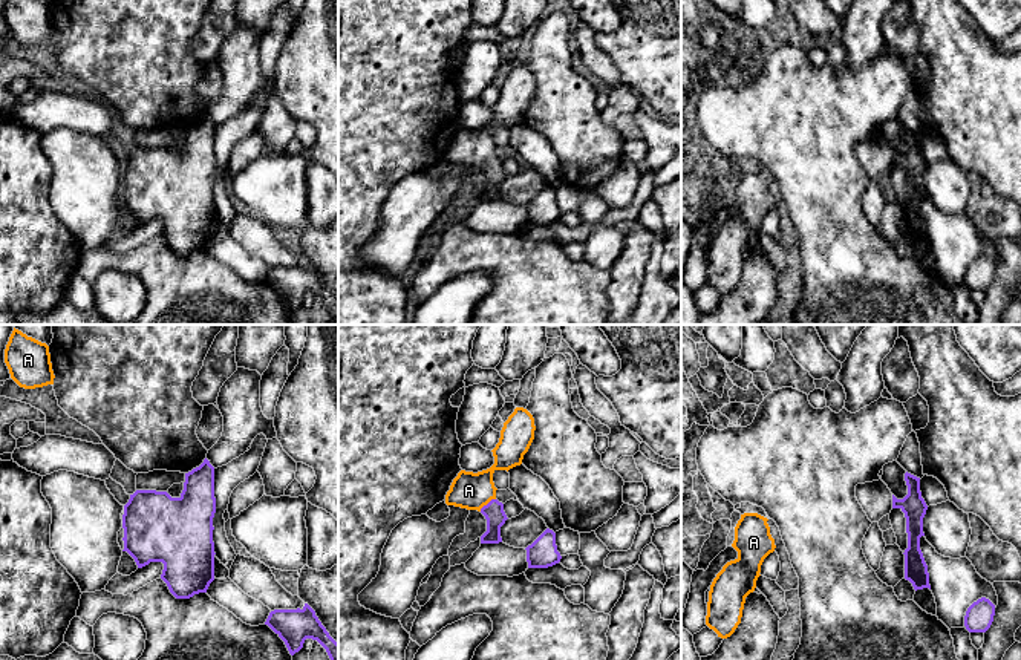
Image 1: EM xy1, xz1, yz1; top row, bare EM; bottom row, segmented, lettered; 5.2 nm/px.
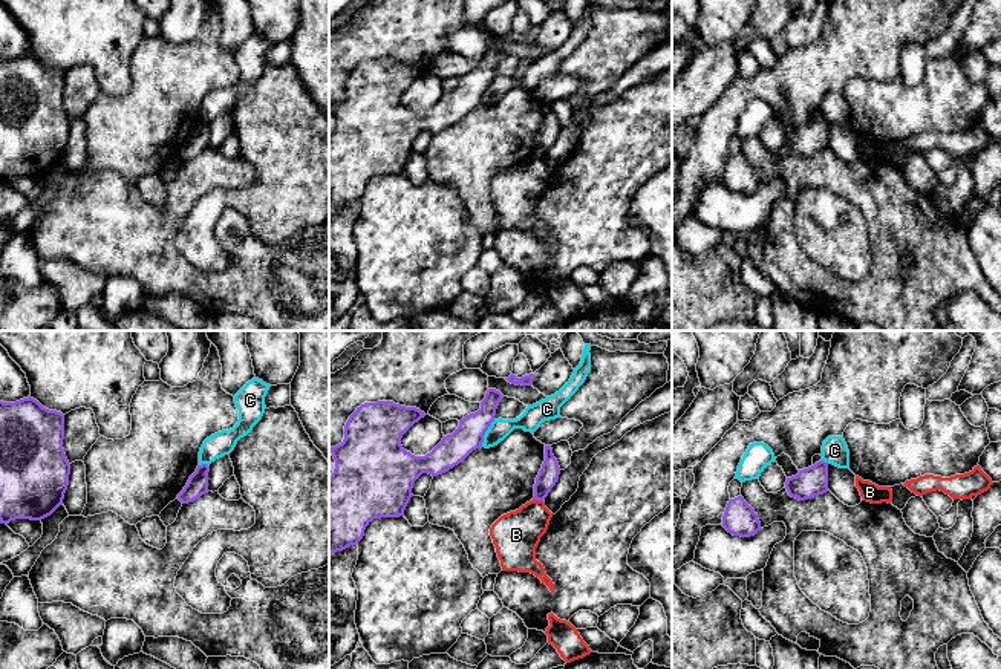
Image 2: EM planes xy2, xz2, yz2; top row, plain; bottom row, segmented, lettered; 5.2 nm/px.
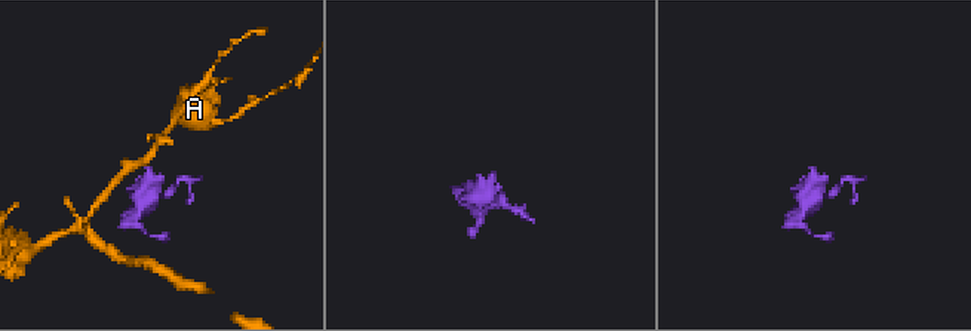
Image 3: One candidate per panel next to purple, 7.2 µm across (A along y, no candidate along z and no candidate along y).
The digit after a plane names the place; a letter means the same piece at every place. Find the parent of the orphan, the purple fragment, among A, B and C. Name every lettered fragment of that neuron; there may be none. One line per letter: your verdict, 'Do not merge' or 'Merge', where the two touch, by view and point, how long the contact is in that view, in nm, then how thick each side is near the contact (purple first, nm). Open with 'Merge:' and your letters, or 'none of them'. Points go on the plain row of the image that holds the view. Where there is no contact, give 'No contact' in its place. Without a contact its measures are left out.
Merge: A
A: Merge. Touches purple at xz1 (489, 160). Shared border 110 nm. Thickness 110 nm (purple) against 190 nm
B: Do not merge. Touches purple at xz2 (537, 156). Shared border 60 nm. Thickness 110 nm (purple) against 260 nm
C: Do not merge. Touches purple at xz2 (484, 91). Shared border 160 nm. Thickness 160 nm (purple) against 110 nm

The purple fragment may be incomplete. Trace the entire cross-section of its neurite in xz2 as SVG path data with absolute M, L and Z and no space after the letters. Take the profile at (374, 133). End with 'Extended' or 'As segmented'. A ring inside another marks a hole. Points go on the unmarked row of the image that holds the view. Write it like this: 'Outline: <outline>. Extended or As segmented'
Outline: M488 46L481 66L459 78L459 84L426 113L415 113L401 103L403 92L426 73L416 64L393 58L364 60L349 73L344 96L329 104L335 126L329 135L329 210L357 202L373 176L399 175L410 158L415 138L422 132L442 132L462 119L473 107L482 106L484 92L494 78L496 66L504 52Z. As segmented

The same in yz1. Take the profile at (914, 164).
Outline: M905 130L908 152L897 156L892 152L892 165L900 165L906 175L908 205L905 207L905 236L909 237L914 247L929 245L929 230L920 207L920 194L923 190L923 175L928 162L922 155L920 135Z. As segmented

